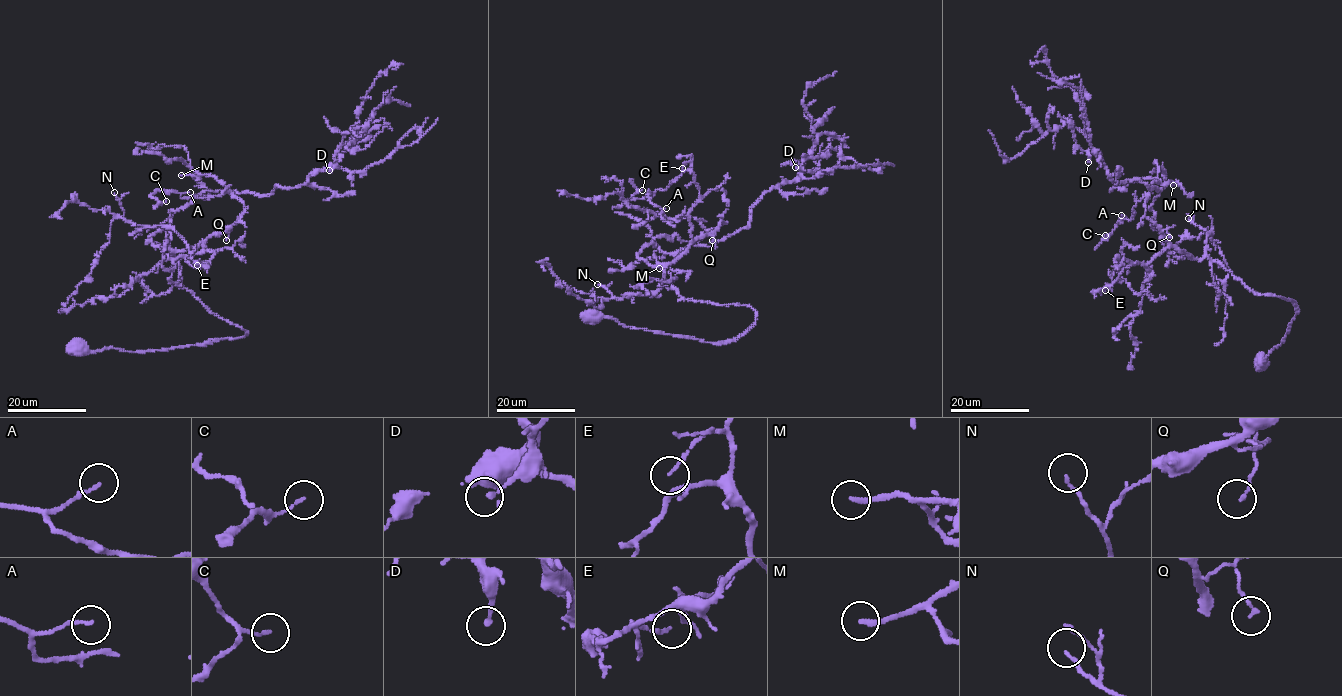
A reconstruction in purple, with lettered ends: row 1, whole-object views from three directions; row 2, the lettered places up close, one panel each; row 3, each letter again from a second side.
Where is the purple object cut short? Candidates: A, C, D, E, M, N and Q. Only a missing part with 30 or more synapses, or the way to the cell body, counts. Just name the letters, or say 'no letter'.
M

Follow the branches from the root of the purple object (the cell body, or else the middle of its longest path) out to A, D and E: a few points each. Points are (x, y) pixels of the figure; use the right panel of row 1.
A: (1261, 361), (1295, 302), (1255, 294), (1216, 261), (1174, 248), (1145, 215), (1147, 194), (1130, 220), (1121, 215)
D: (1261, 361), (1295, 302), (1174, 256), (1152, 223), (1161, 188), (1114, 181), (1091, 148), (1088, 162)
E: (1261, 361), (1286, 334), (1295, 302), (1255, 294), (1206, 256), (1168, 245), (1105, 290)

